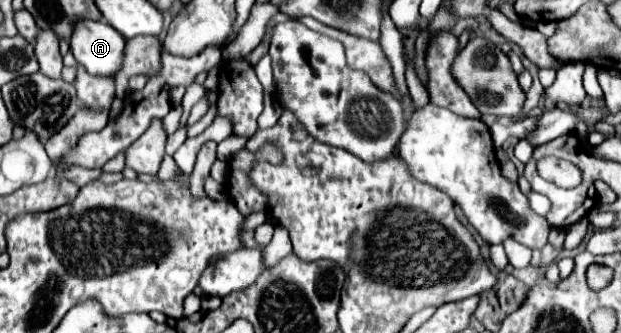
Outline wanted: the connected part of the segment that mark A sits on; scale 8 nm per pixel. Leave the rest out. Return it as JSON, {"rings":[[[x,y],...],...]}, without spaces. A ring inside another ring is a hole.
{"rings":[[[85,19],[73,31],[71,53],[87,73],[95,77],[117,77],[123,69],[125,39],[109,23]]]}

